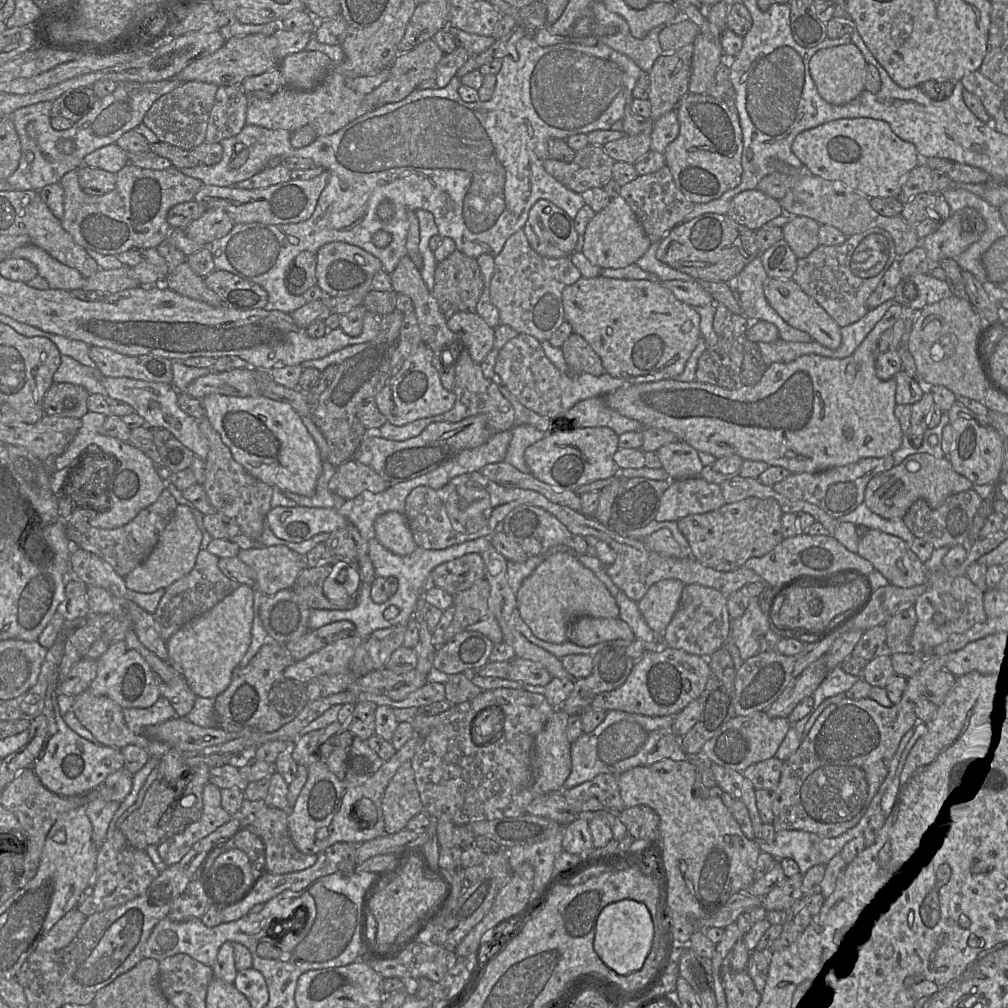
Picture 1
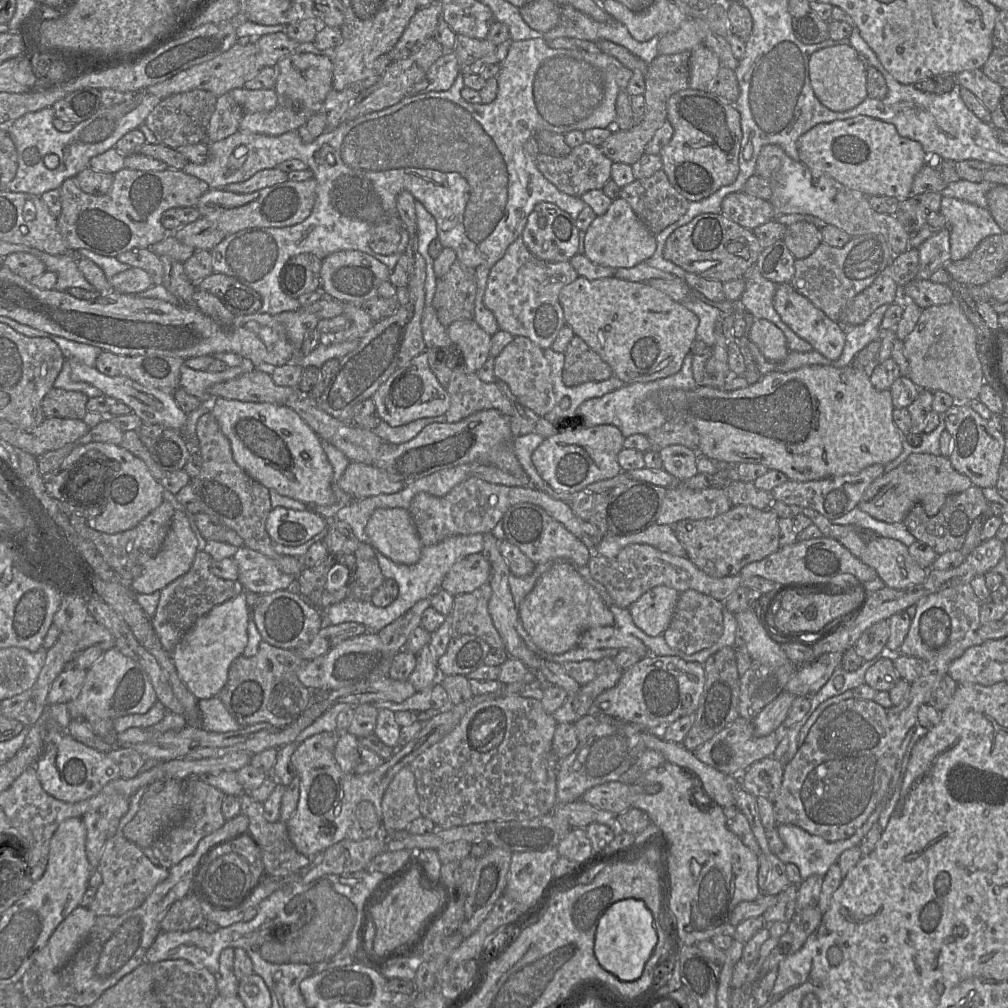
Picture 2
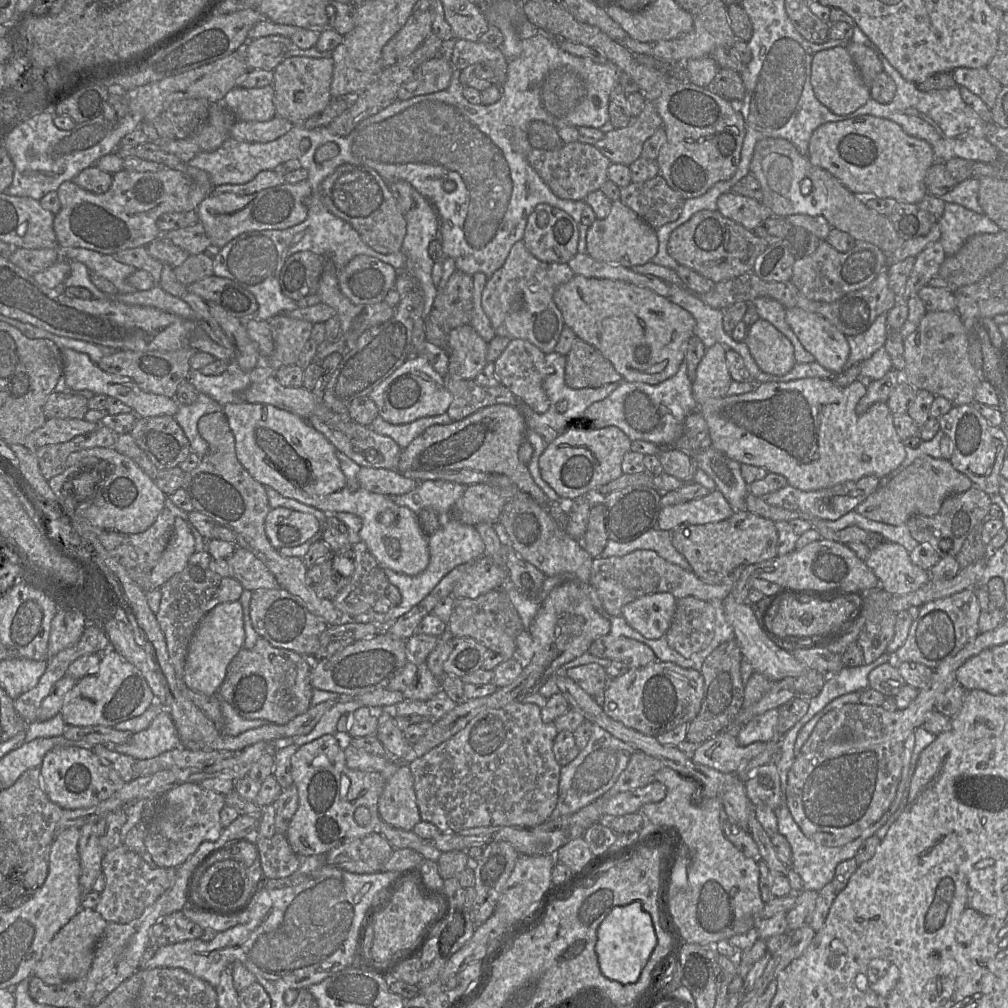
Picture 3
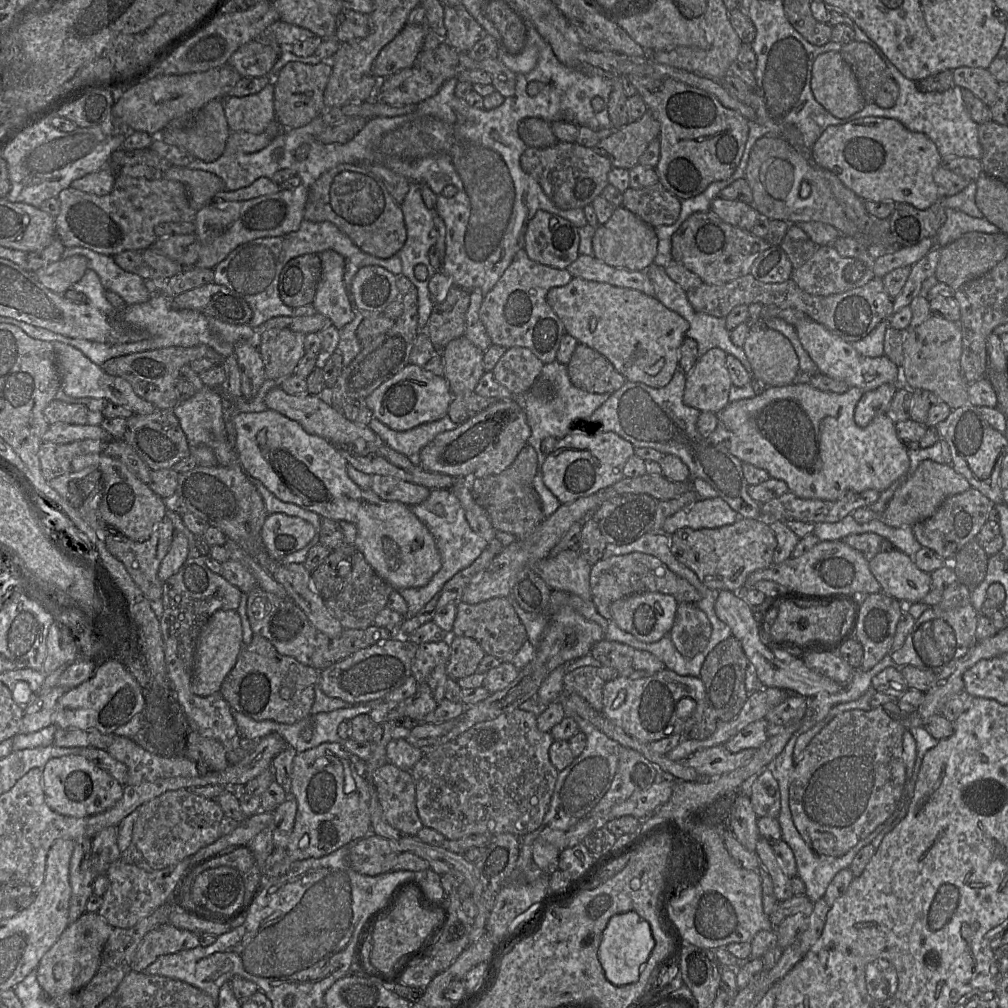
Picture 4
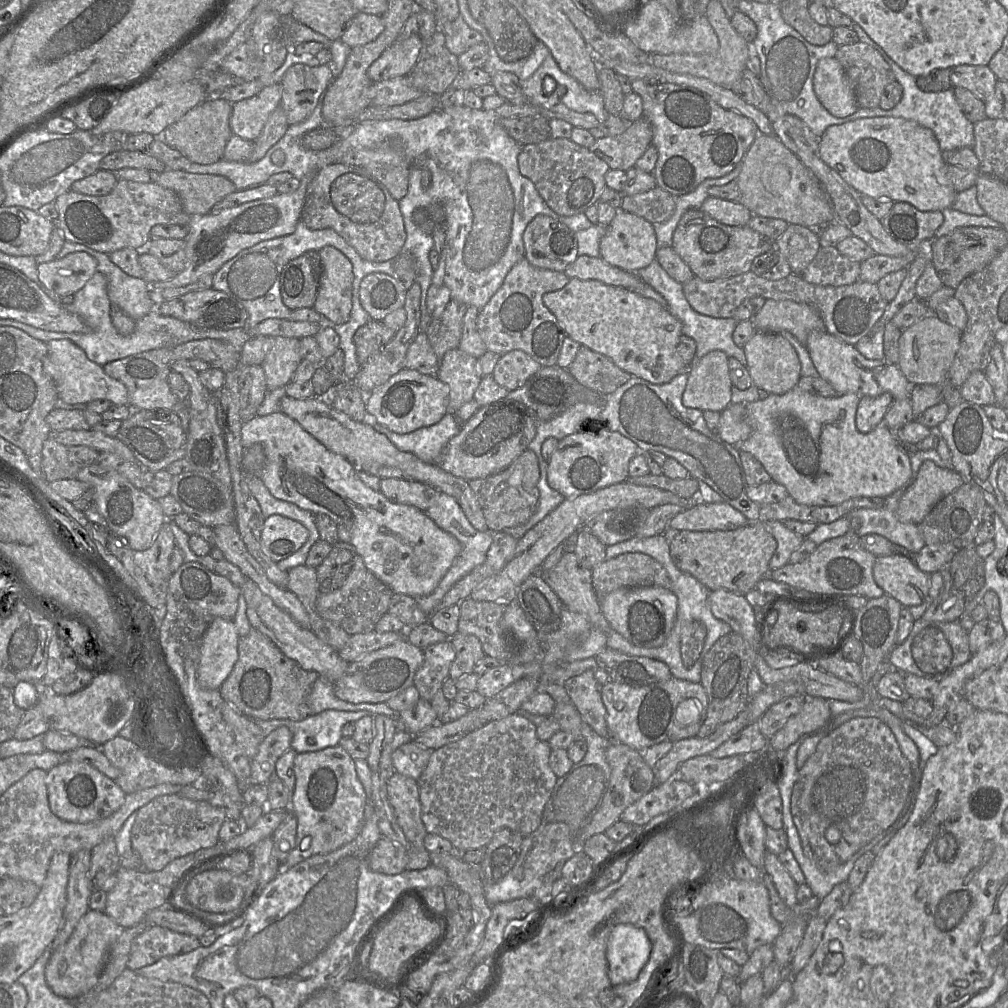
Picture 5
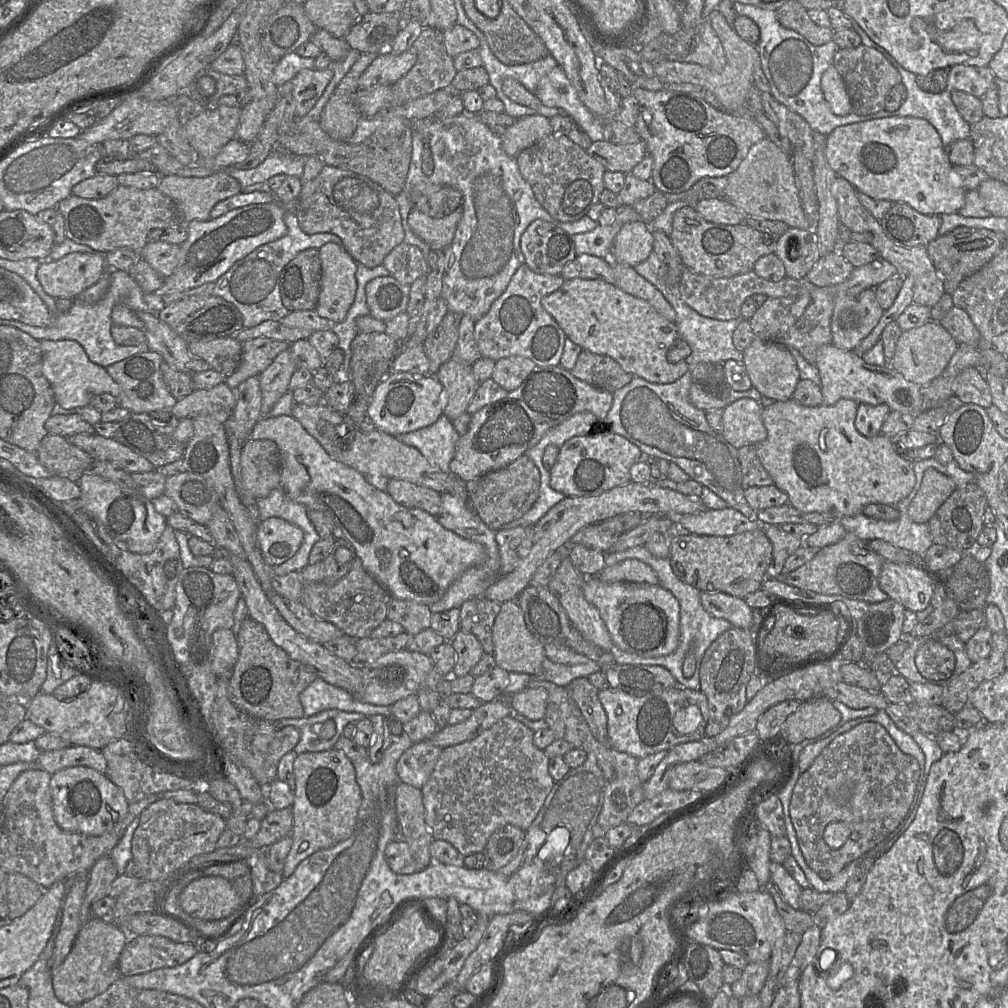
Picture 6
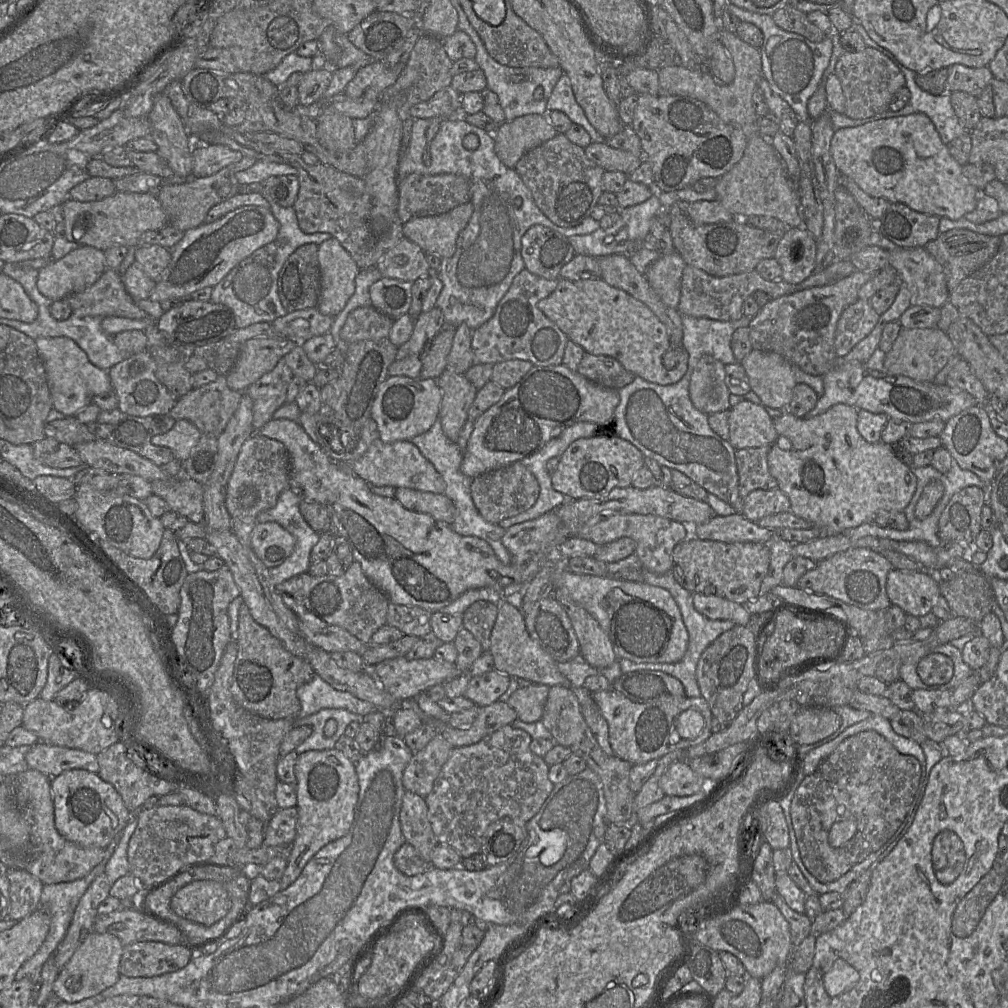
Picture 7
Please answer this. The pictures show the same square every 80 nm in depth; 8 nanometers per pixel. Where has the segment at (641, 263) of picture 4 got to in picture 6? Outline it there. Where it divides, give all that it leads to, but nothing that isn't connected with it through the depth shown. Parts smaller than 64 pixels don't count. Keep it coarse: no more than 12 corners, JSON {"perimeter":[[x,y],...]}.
{"perimeter":[[642,220],[624,224],[610,259],[635,266],[653,251]]}

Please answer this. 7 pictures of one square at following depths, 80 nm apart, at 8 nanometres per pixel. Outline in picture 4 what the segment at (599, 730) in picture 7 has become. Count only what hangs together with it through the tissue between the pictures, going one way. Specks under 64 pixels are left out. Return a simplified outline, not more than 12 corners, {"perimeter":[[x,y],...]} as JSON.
{"perimeter":[[597,668],[567,672],[566,694],[578,694],[599,712],[606,682]]}

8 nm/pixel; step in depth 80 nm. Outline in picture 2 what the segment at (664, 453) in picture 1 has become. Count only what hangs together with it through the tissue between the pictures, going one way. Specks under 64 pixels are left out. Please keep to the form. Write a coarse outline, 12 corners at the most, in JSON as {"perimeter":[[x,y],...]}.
{"perimeter":[[681,444],[658,453],[676,480],[698,474],[695,450]]}

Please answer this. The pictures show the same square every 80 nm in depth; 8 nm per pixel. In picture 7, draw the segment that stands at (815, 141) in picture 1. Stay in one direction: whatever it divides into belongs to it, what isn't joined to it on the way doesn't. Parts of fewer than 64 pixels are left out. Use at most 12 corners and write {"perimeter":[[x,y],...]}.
{"perimeter":[[924,113],[838,129],[840,175],[951,220],[977,206]]}

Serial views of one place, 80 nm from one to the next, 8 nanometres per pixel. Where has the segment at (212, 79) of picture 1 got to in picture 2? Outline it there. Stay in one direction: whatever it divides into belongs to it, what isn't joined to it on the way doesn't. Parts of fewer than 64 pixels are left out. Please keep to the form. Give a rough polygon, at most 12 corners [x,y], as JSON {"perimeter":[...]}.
{"perimeter":[[255,41],[142,91],[160,99],[195,89],[218,97],[262,68]]}

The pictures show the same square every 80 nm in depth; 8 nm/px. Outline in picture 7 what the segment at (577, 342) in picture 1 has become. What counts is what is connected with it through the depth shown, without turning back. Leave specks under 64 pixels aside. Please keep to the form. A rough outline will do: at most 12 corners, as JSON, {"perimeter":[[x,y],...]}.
{"perimeter":[[585,352],[576,373],[619,390],[635,375],[615,358]]}

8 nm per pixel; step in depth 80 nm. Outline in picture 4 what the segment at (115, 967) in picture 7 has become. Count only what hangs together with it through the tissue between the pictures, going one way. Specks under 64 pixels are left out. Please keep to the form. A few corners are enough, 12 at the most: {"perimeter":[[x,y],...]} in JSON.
{"perimeter":[[97,912],[70,923],[37,966],[49,997],[85,987],[113,927]]}

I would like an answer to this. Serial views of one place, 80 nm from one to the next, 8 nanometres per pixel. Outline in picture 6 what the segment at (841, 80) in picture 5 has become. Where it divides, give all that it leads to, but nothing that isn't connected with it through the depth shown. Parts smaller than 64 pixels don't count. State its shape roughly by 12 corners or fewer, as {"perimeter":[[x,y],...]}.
{"perimeter":[[833,65],[821,89],[835,115],[853,113],[844,80]]}

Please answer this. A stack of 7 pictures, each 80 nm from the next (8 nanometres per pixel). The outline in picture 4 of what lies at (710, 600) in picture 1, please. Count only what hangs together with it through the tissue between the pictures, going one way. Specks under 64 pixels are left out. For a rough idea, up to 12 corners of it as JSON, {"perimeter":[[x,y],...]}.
{"perimeter":[[680,602],[669,632],[692,659],[712,633],[696,603]]}

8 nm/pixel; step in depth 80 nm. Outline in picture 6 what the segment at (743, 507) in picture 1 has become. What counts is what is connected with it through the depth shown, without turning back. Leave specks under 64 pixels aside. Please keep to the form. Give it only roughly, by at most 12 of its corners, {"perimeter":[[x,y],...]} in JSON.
{"perimeter":[[763,529],[674,537],[675,575],[745,598],[772,560]]}

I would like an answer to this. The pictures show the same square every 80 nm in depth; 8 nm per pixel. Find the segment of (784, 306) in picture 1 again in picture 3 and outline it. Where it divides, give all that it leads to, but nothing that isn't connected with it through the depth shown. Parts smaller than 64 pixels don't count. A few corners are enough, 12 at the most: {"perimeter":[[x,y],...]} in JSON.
{"perimeter":[[786,308],[803,347],[827,370],[842,372],[847,336],[825,317]]}

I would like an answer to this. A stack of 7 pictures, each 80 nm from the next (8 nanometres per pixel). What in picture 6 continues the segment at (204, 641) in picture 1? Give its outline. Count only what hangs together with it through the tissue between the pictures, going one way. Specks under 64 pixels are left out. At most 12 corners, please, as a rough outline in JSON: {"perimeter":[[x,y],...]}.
{"perimeter":[[231,629],[212,635],[211,667],[230,679],[239,656]]}

